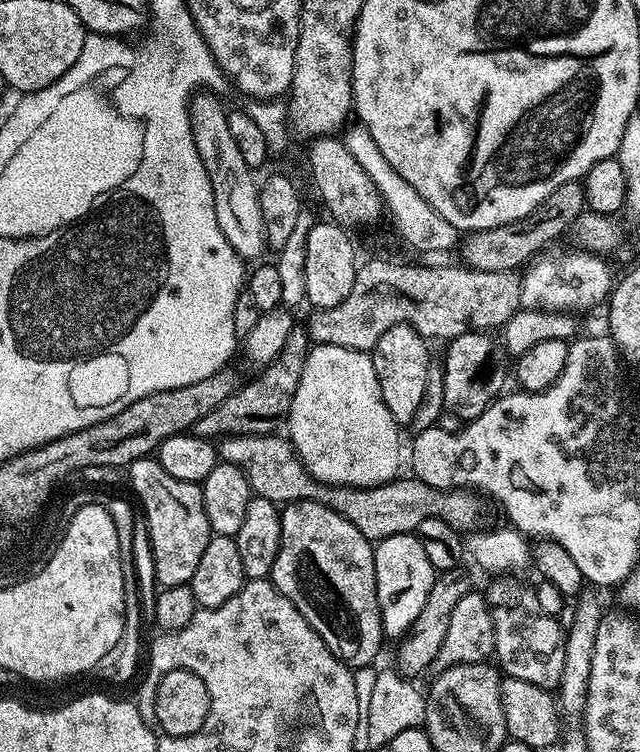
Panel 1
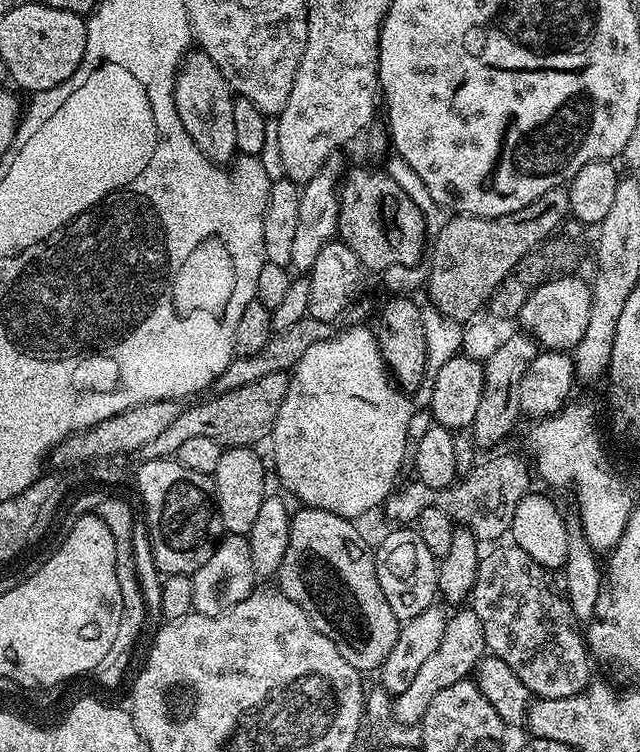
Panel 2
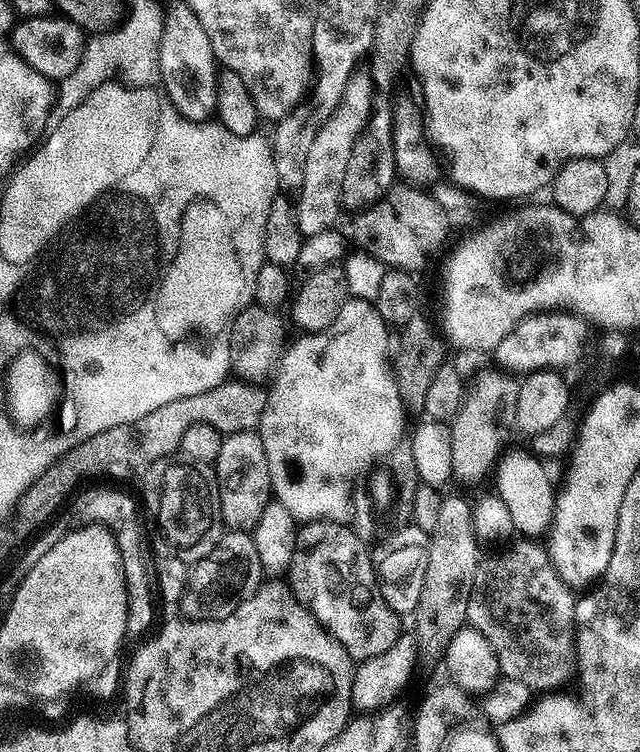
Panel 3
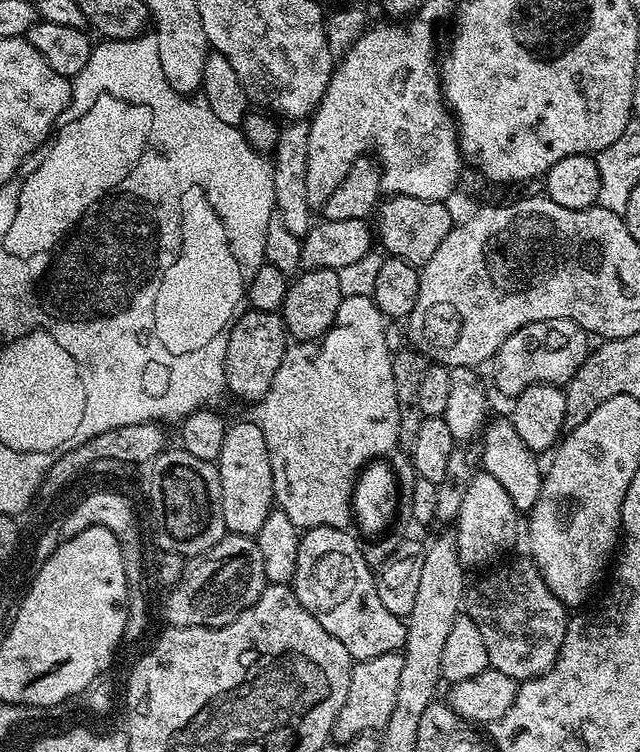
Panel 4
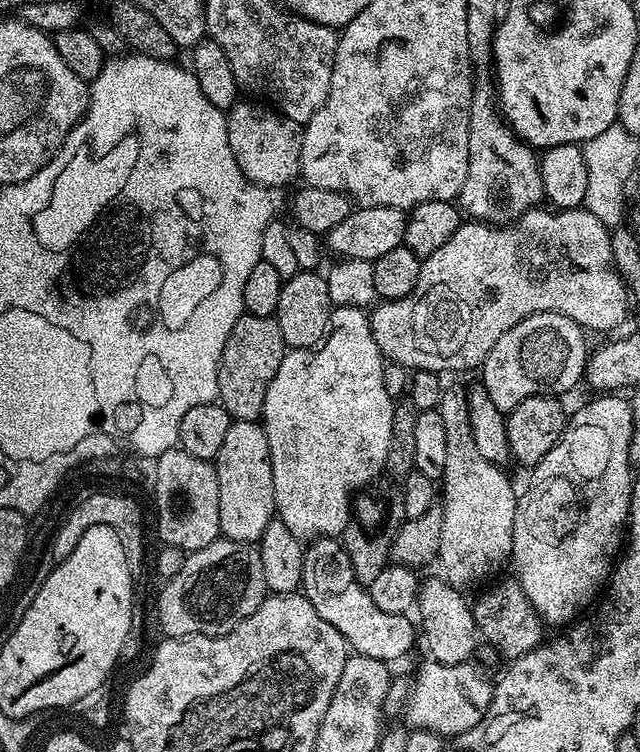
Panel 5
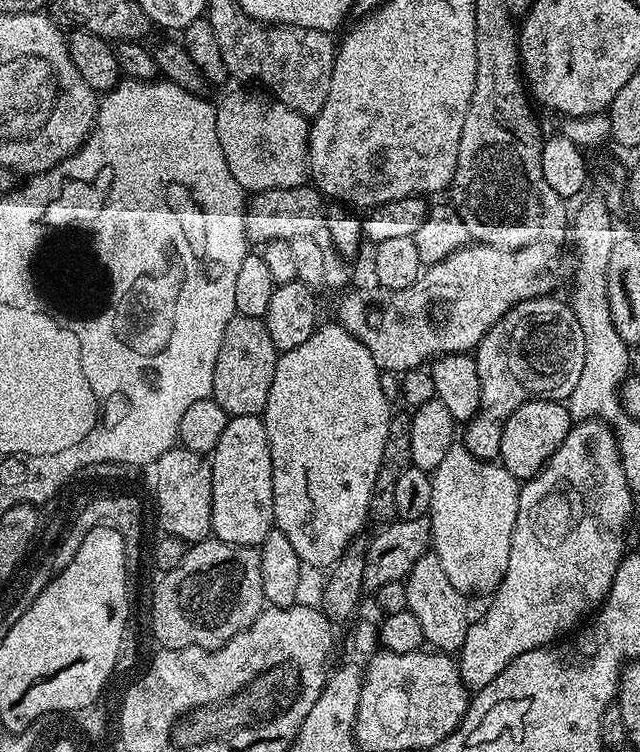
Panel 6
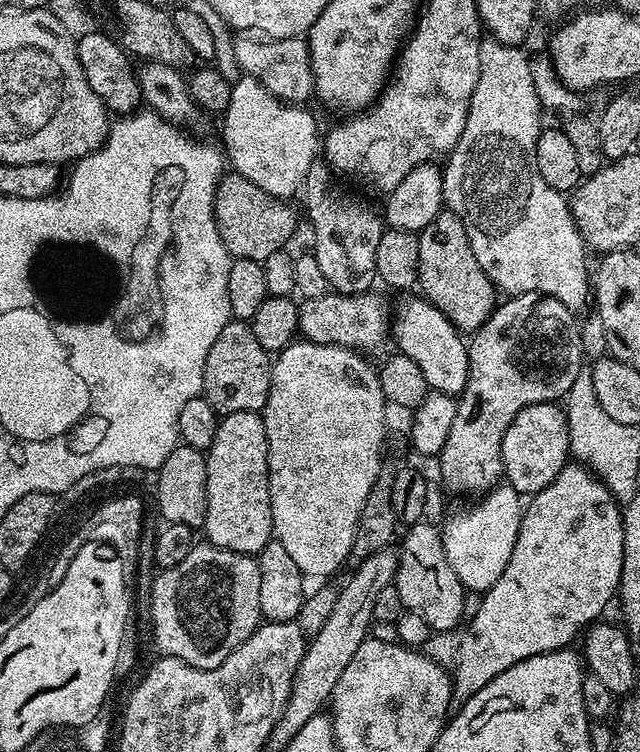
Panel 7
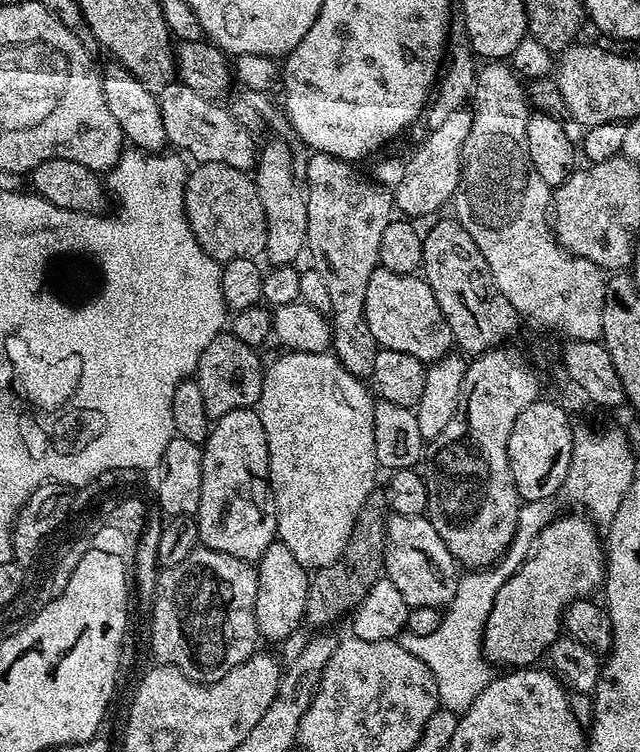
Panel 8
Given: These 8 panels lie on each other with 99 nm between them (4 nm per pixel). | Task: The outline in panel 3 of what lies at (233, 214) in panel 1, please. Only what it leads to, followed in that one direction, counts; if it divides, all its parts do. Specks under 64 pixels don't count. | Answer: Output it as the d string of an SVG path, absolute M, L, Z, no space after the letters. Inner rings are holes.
M180 6L173 12L171 9L165 17L164 34L160 39L160 76L178 114L195 124L211 121L217 115L220 74L210 37L206 35L206 30L202 30L202 22L198 22L187 6Z

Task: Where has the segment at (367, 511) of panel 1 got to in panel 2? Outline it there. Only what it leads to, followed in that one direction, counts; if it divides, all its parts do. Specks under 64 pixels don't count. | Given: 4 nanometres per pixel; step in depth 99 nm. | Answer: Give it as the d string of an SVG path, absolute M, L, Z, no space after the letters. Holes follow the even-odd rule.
M496 456L493 460L484 460L477 468L470 469L465 476L463 473L446 488L435 489L419 482L411 482L405 488L397 487L384 501L382 512L390 519L397 520L397 525L408 526L419 521L422 510L437 508L459 527L467 528L477 541L503 541L512 531L514 510L518 502L529 491L527 472L530 472L530 464L527 459L524 460L519 460L516 456Z

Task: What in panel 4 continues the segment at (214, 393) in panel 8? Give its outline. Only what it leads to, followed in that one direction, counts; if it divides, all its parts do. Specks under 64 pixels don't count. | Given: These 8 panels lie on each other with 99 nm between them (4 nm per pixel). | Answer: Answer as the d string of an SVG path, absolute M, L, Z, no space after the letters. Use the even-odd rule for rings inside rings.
M257 308L245 310L234 322L226 342L225 389L229 393L232 391L240 400L263 400L266 390L270 390L270 382L274 382L274 374L278 374L278 366L282 366L282 358L289 347L290 337L280 312L267 312Z

